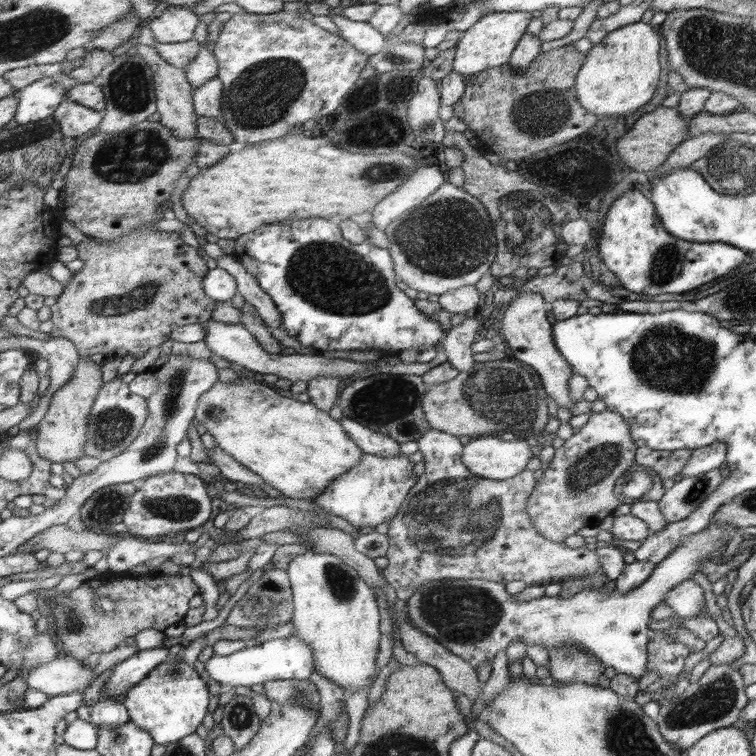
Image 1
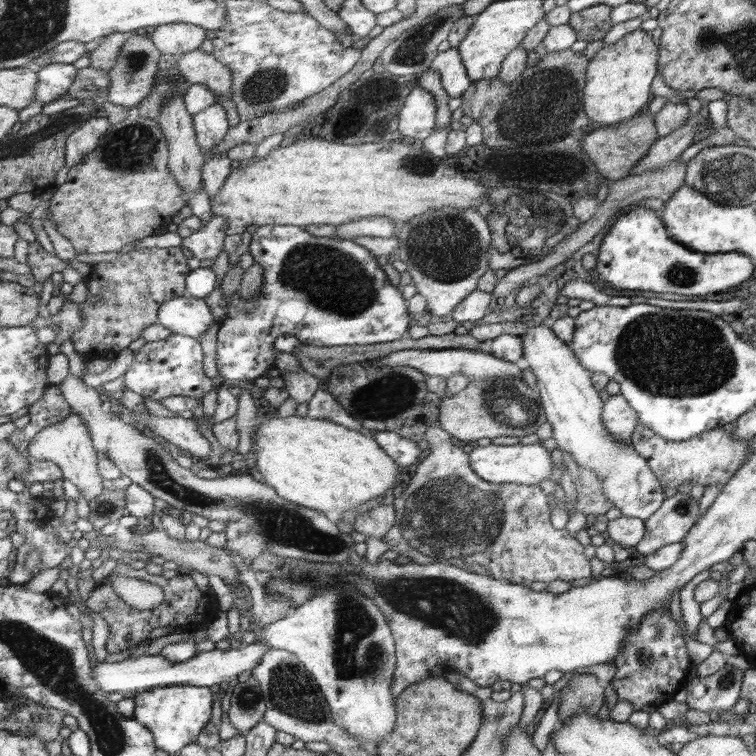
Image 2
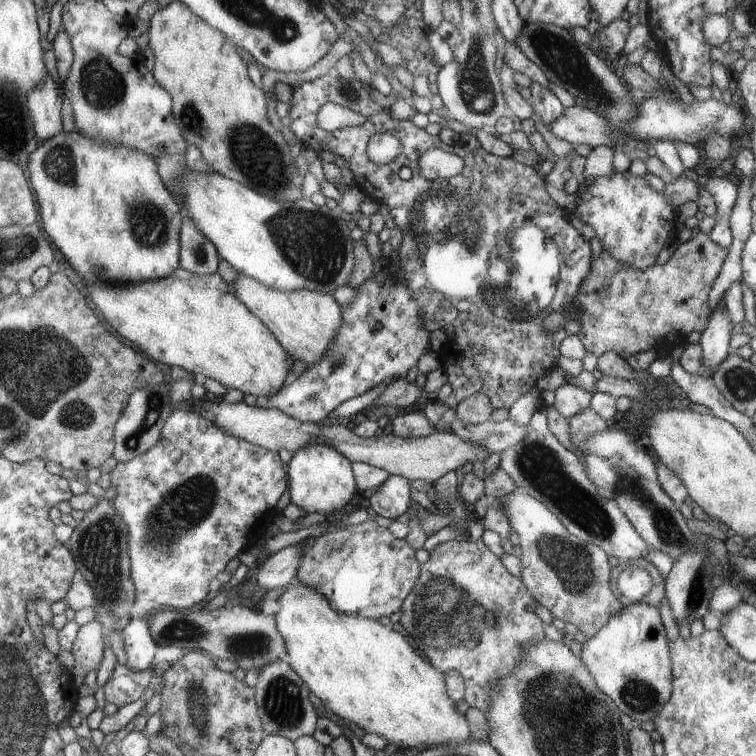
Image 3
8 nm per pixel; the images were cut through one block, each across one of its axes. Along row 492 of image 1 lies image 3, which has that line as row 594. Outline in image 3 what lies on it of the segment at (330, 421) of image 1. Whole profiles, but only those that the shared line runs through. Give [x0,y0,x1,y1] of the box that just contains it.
[275,581,472,751]

